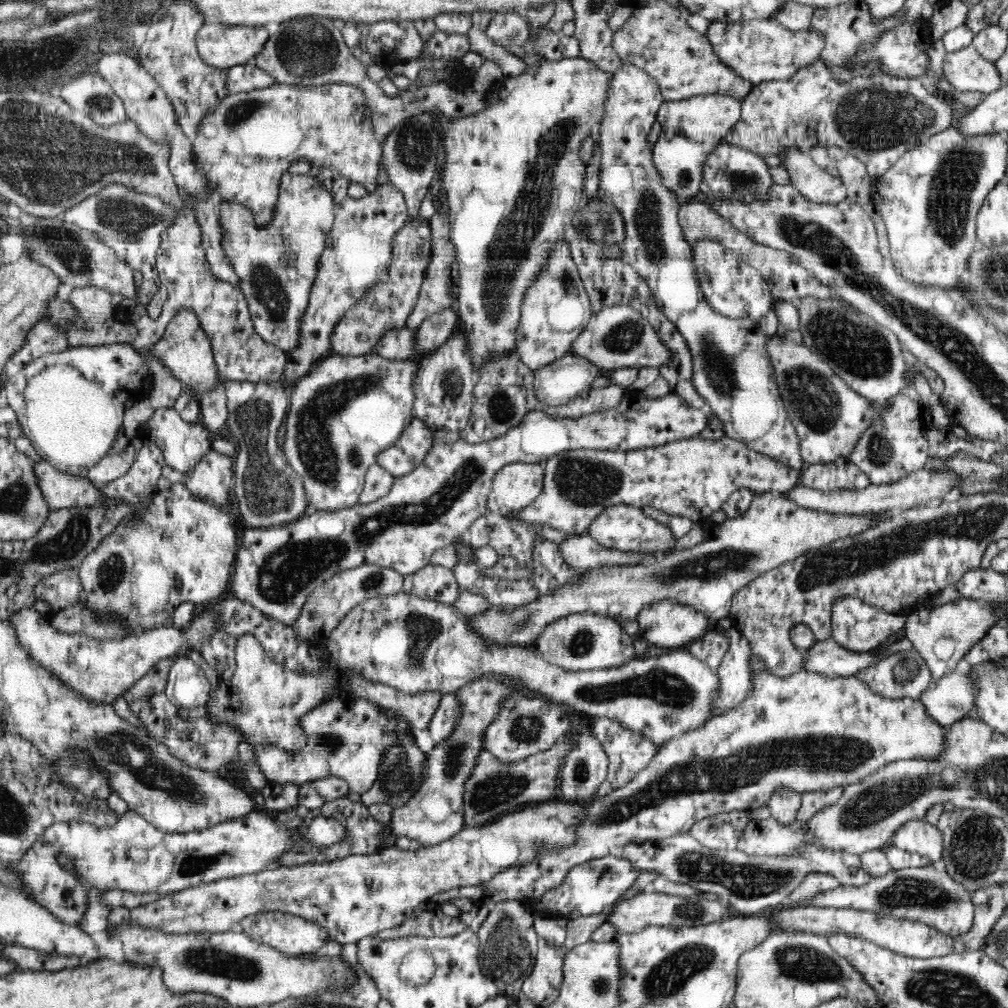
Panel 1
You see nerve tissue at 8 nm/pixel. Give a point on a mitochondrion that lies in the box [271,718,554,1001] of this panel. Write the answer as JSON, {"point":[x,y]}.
{"point":[507,951]}

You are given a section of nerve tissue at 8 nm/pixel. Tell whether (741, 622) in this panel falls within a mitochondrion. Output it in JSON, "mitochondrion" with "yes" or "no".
{"mitochondrion":"no"}

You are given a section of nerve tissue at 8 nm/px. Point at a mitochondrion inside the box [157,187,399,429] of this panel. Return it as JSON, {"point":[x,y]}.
{"point":[270,292]}

